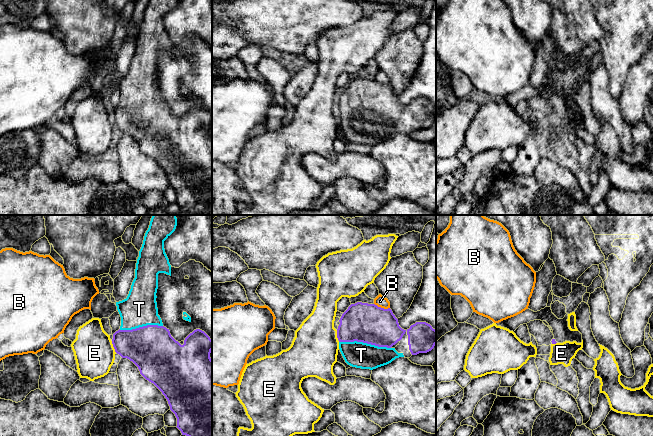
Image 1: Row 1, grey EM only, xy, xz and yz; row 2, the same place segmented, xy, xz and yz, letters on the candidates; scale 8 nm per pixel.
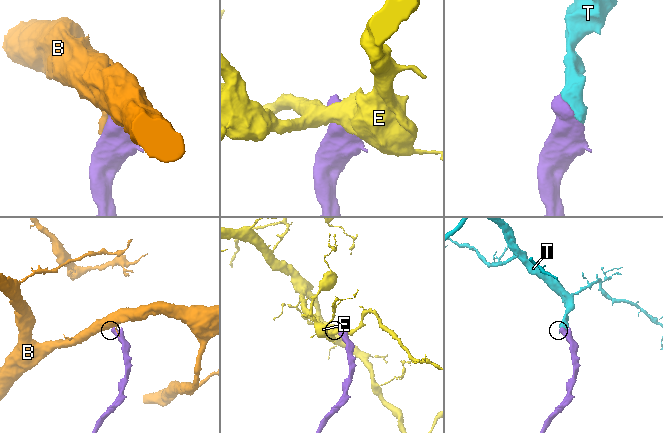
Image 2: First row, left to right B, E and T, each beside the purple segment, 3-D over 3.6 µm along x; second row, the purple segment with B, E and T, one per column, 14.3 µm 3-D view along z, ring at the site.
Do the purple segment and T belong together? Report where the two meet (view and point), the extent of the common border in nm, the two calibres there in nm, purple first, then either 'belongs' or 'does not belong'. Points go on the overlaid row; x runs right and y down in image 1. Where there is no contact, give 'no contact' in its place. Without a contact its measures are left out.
xz (365, 342) | 420 nm | 320/200 nm | belongs

